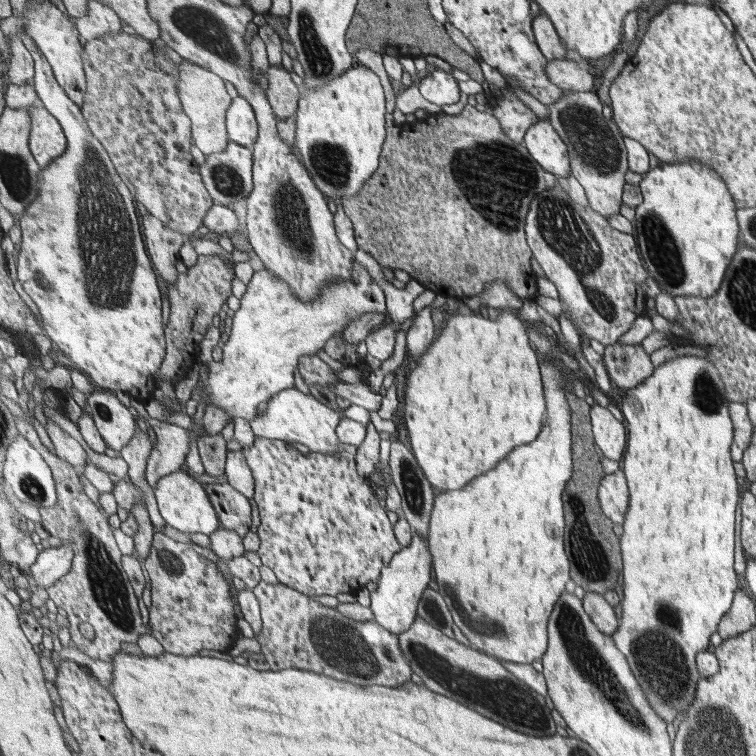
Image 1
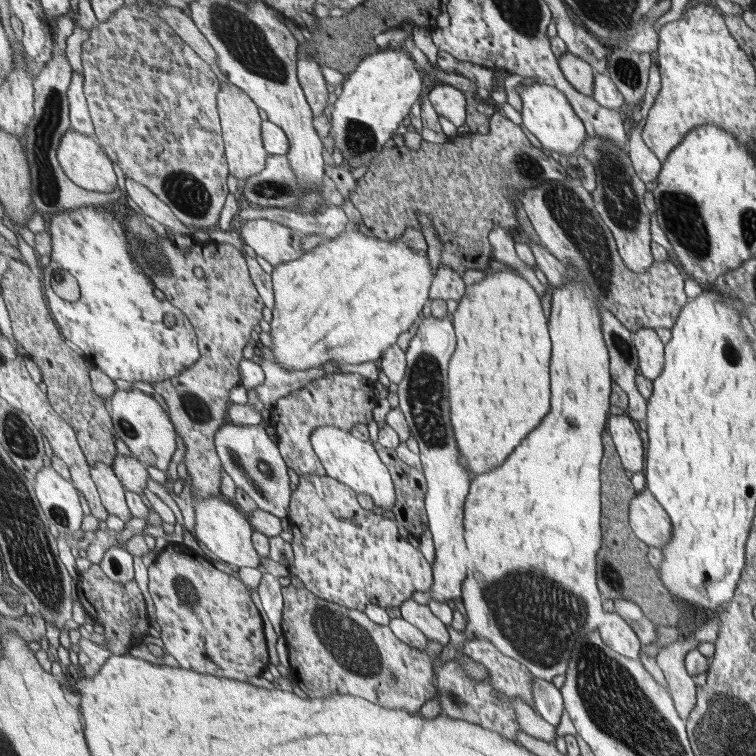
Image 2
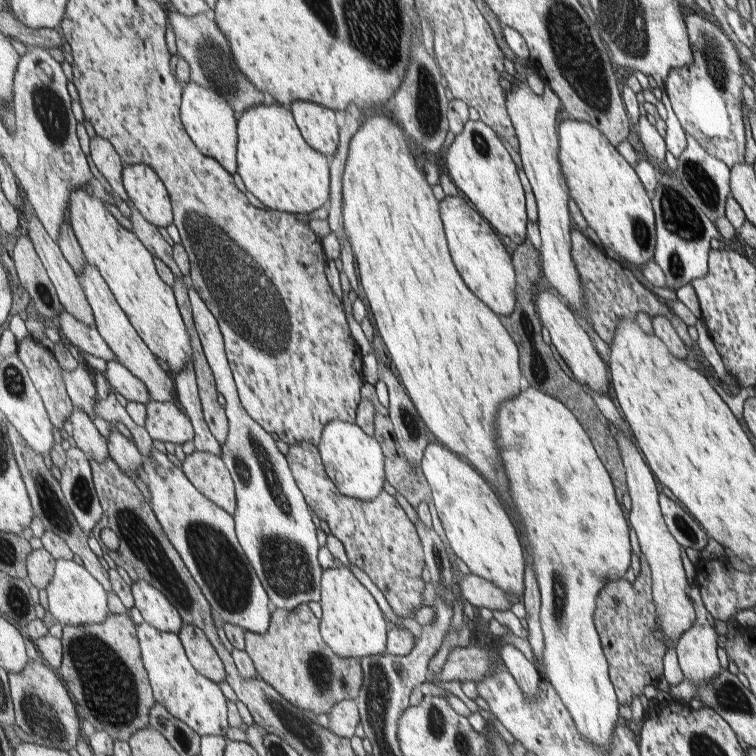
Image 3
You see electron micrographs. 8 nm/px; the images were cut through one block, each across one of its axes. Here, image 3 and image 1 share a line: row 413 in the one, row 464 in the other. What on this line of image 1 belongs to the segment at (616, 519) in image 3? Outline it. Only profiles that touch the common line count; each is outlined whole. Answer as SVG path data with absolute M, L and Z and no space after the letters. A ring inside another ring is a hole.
M557 346L557 349L556 349L556 350L555 350L555 352L554 352L554 351L553 351L553 352L552 352L552 354L548 354L548 355L547 355L547 356L545 356L545 357L544 357L544 358L542 358L542 359L541 359L541 361L542 361L542 366L541 366L541 368L542 368L542 380L543 380L543 383L544 383L544 384L545 384L545 392L546 392L546 404L547 404L547 408L548 408L548 409L547 409L547 412L546 412L546 418L547 418L547 419L546 419L546 422L545 422L545 426L544 426L544 427L543 427L543 430L542 430L542 431L541 431L541 432L540 432L540 435L539 435L539 436L538 436L538 438L537 438L537 439L535 439L535 440L534 440L534 441L533 441L533 442L530 442L530 443L529 443L529 444L525 444L525 445L523 445L523 446L519 446L519 447L517 447L517 448L515 448L515 450L514 450L514 451L513 451L513 452L512 452L512 453L511 453L511 454L510 454L510 455L509 455L509 456L507 456L507 458L506 458L506 459L503 459L503 460L502 460L502 462L501 462L501 463L498 463L498 466L497 466L497 467L495 467L495 468L493 468L493 470L490 470L490 471L489 471L489 472L485 472L485 474L482 474L482 475L481 475L481 476L478 476L478 478L477 478L477 479L473 479L473 480L472 480L472 481L471 481L471 482L470 482L470 483L469 483L469 484L468 484L468 485L467 485L467 486L466 486L466 487L464 487L464 488L463 488L463 489L461 489L461 490L454 490L454 491L444 491L444 492L441 492L441 493L440 493L440 494L437 494L437 495L436 495L436 499L435 499L435 506L434 506L434 507L433 507L433 514L432 514L432 515L431 515L431 522L430 522L430 529L429 529L429 534L428 534L428 538L429 538L429 548L431 548L431 554L433 554L433 560L435 560L435 566L434 566L434 571L435 571L435 578L434 578L434 580L435 580L435 583L437 583L437 586L439 586L439 588L438 588L438 591L439 591L439 592L440 592L440 594L441 594L441 595L442 595L442 596L443 596L443 597L445 597L445 598L446 598L446 599L447 599L447 603L448 603L448 604L449 604L449 608L450 608L450 612L451 612L451 613L452 613L452 617L453 617L453 618L454 618L454 621L455 621L455 622L456 622L456 623L461 623L461 624L462 624L462 627L463 627L463 630L464 630L464 631L465 631L465 632L466 632L466 633L467 633L467 635L466 635L466 638L467 638L467 639L468 639L468 640L469 640L469 641L470 641L470 642L471 642L471 645L472 645L472 647L474 647L474 648L475 648L475 649L478 649L478 650L479 650L479 651L481 651L481 652L483 652L483 653L487 653L487 654L488 654L488 655L491 655L491 656L492 656L492 657L496 657L496 658L497 658L497 659L500 659L500 660L507 660L507 662L517 662L517 663L519 663L519 664L531 664L531 662L535 662L535 660L539 660L539 658L540 658L540 660L542 660L542 658L543 658L543 655L545 655L545 654L546 654L546 652L547 652L547 650L548 650L548 648L549 648L549 645L550 645L550 633L549 633L549 632L548 632L548 631L549 631L549 630L548 630L548 628L549 628L549 623L550 623L550 620L551 620L551 614L552 614L552 613L553 613L553 612L554 612L554 607L555 607L555 604L557 604L557 603L558 603L558 601L559 601L559 600L560 600L560 599L561 599L561 597L562 597L562 595L563 595L563 592L567 592L567 590L570 590L570 589L571 589L571 587L572 587L572 584L571 584L571 564L569 564L569 558L567 558L567 554L565 554L565 538L563 538L563 528L565 528L565 510L563 510L563 508L565 508L565 498L563 498L563 496L566 496L566 494L563 494L563 492L566 492L566 490L567 490L567 488L568 488L568 486L569 486L569 482L571 482L571 477L573 477L573 476L575 476L575 458L574 458L574 420L573 420L573 418L574 418L574 417L573 417L573 412L571 412L571 404L570 404L570 401L569 401L569 398L567 398L567 391L569 391L569 390L572 390L572 387L571 387L571 382L569 382L569 381L570 381L570 377L569 377L569 376L568 376L568 374L567 374L567 373L568 373L568 372L569 372L569 368L567 368L567 366L566 366L566 365L565 365L565 364L564 364L564 363L563 363L563 360L560 360L560 359L559 359L559 358L558 358L558 357L557 357L557 356L556 356L556 351L558 351L558 349L563 349L563 348L561 348L561 347L560 347L560 346Z

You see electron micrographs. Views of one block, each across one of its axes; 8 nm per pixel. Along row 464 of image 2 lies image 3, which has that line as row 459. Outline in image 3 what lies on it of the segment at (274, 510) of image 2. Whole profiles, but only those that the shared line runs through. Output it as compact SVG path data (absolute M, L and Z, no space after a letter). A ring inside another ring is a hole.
M193 285L189 286L188 293L205 356L213 370L218 391L226 401L230 433L222 446L221 457L230 468L236 484L238 510L234 517L238 539L267 589L273 608L292 611L303 603L320 602L325 570L318 557L322 547L317 540L317 526L311 512L313 508L299 488L288 458L277 448L275 436L267 432L242 403L226 353L224 334L214 312Z

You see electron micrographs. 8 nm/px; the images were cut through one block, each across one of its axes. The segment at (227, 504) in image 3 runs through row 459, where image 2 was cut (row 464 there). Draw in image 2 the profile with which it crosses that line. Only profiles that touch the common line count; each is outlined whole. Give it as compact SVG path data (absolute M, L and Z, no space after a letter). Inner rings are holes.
M123 212L120 216L128 240L130 240L129 248L135 261L143 267L143 271L151 277L155 286L165 294L166 298L185 312L197 330L201 352L198 362L186 368L180 376L163 383L153 384L153 388L165 400L171 420L174 421L175 428L186 447L184 463L192 478L193 498L225 498L221 492L221 469L224 467L215 444L216 434L220 427L227 423L227 411L231 406L231 389L242 384L240 370L241 361L245 359L243 348L247 346L247 342L253 334L253 328L257 324L259 325L261 318L263 319L263 308L266 304L250 275L243 251L240 251L235 245L215 243L213 240L209 240L207 243L195 243L197 252L183 252L177 249L172 240L157 236L157 232L147 224L146 216L142 214L129 216ZM199 268L202 268L206 273L205 278L199 276Z

